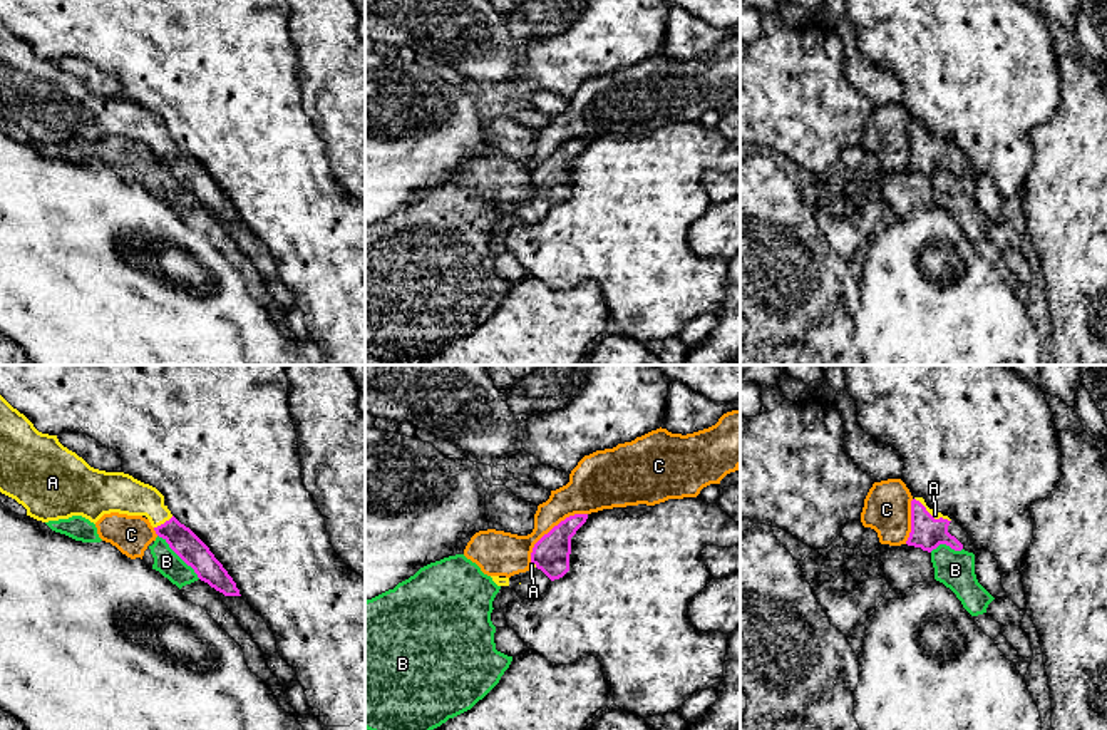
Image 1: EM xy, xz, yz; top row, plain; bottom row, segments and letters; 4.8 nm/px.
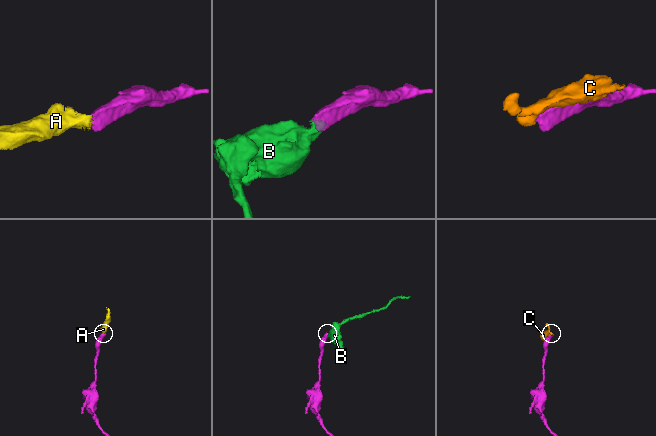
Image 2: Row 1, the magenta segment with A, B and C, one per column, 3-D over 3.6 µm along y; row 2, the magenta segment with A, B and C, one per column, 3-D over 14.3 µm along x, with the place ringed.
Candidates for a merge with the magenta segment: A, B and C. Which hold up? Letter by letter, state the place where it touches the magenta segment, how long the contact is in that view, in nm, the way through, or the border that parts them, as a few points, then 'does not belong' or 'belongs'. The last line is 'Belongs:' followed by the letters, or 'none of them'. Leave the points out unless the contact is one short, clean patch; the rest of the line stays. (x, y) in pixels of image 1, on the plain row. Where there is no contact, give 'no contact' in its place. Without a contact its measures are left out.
A: yz (931, 141) | 200 nm | belongs
B: xy (180, 181) | 300 nm | along xy (158, 159), (200, 203) | does not belong
C: xz (553, 153) | 380 nm | does not belong
Belongs: A

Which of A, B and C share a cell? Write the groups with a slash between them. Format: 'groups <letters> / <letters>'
groups A / B C

